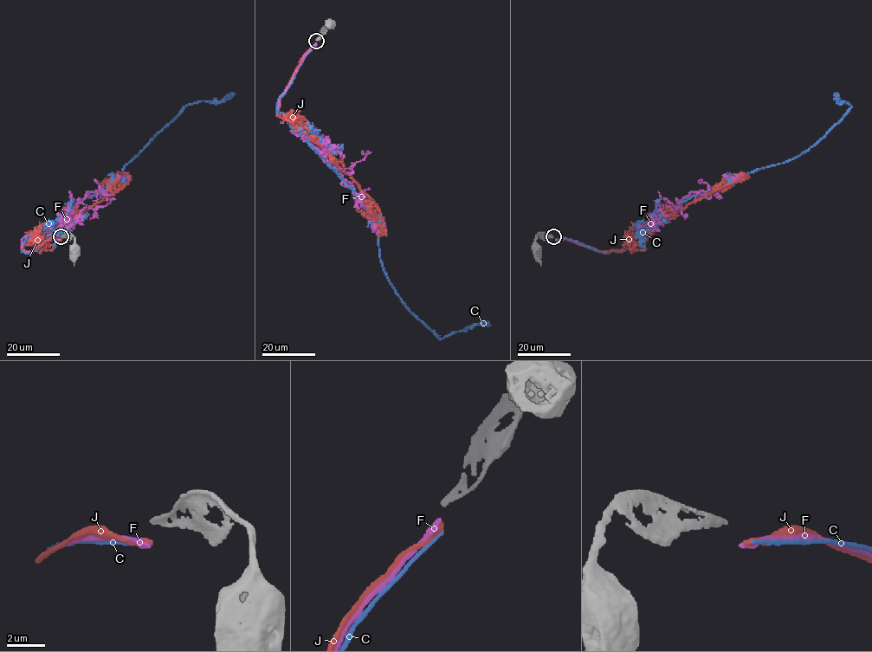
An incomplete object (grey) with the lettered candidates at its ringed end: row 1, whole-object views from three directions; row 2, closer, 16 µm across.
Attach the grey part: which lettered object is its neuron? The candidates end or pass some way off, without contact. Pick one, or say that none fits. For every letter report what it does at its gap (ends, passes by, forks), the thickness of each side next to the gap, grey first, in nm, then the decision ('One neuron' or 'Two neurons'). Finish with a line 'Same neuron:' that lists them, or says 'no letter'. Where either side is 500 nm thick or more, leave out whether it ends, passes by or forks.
C: It ends there. Thickness 300 nm (grey) against 180 nm. Two neurons
F: It ends there. Thickness 300 nm (grey) against 360 nm. One neuron
J: It ends there. Thickness 300 nm (grey) against 280 nm. Two neurons
Same neuron: F

